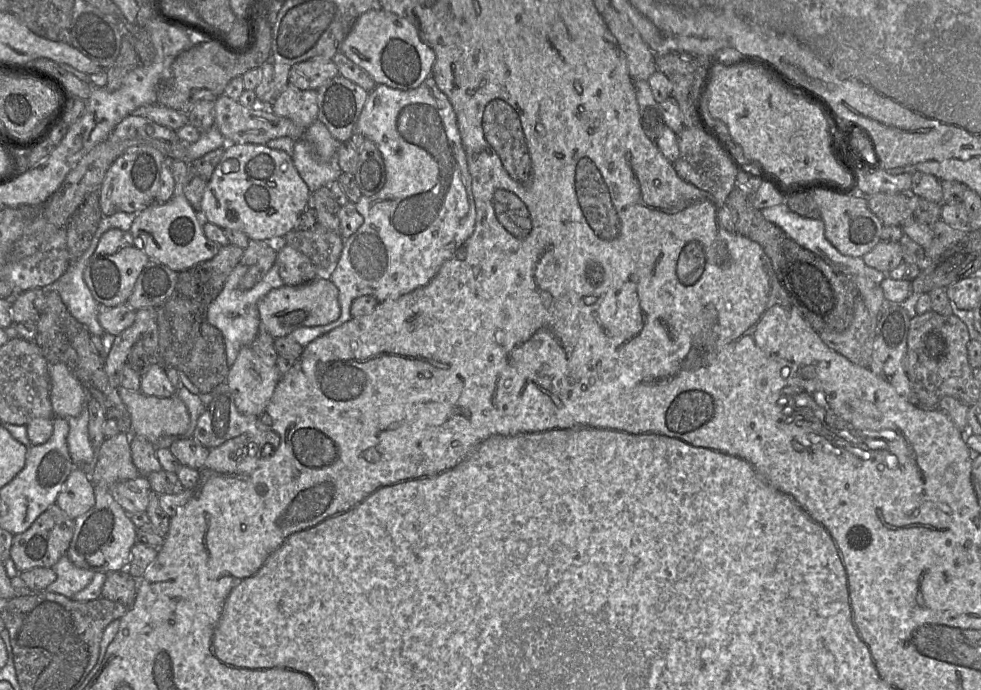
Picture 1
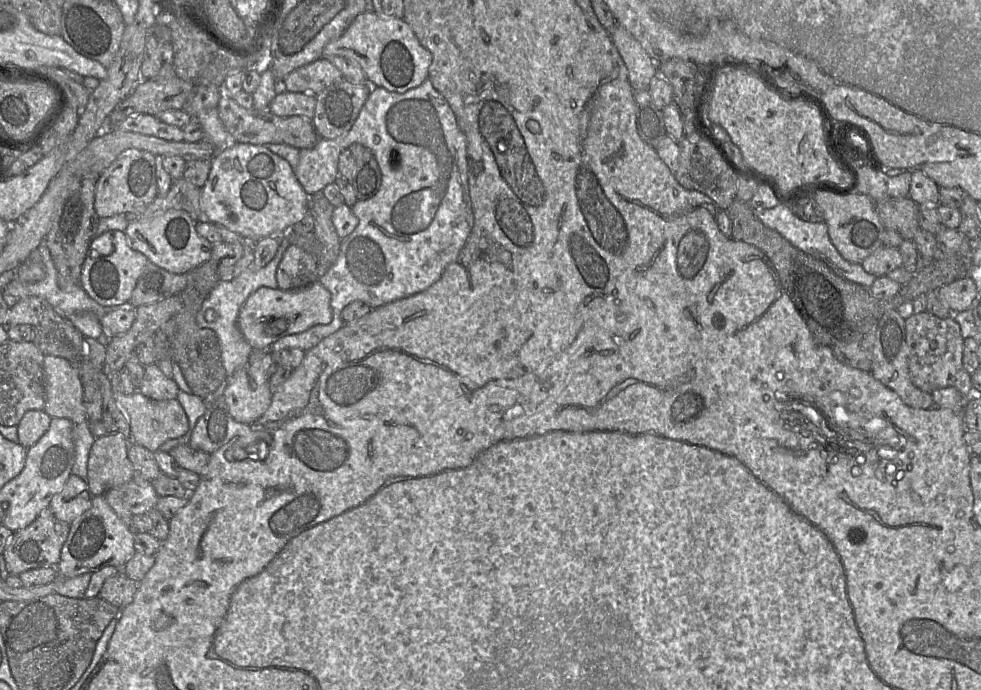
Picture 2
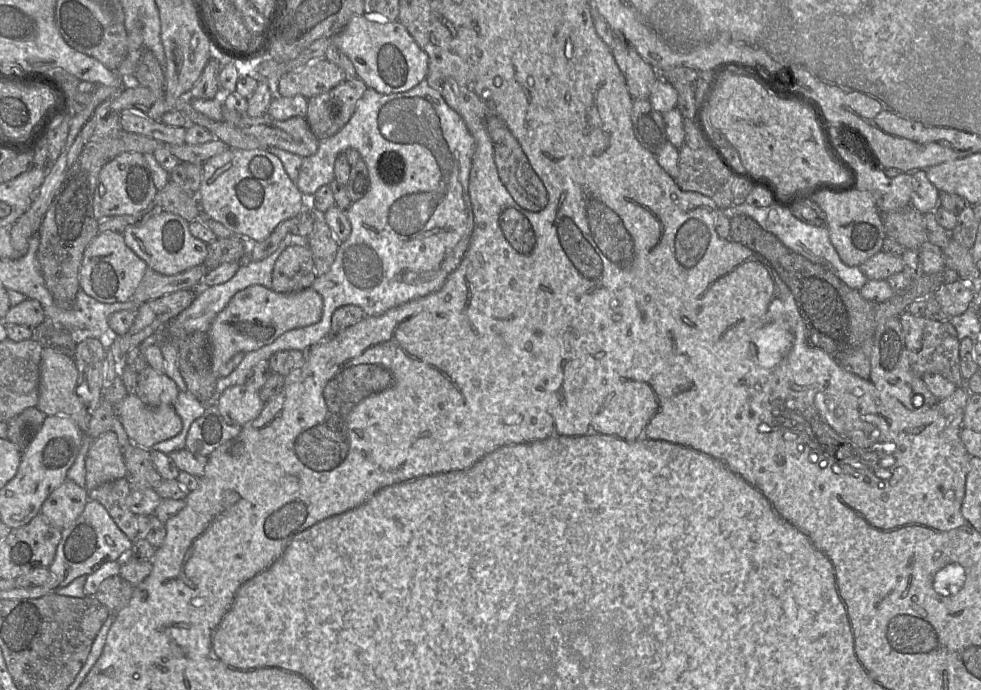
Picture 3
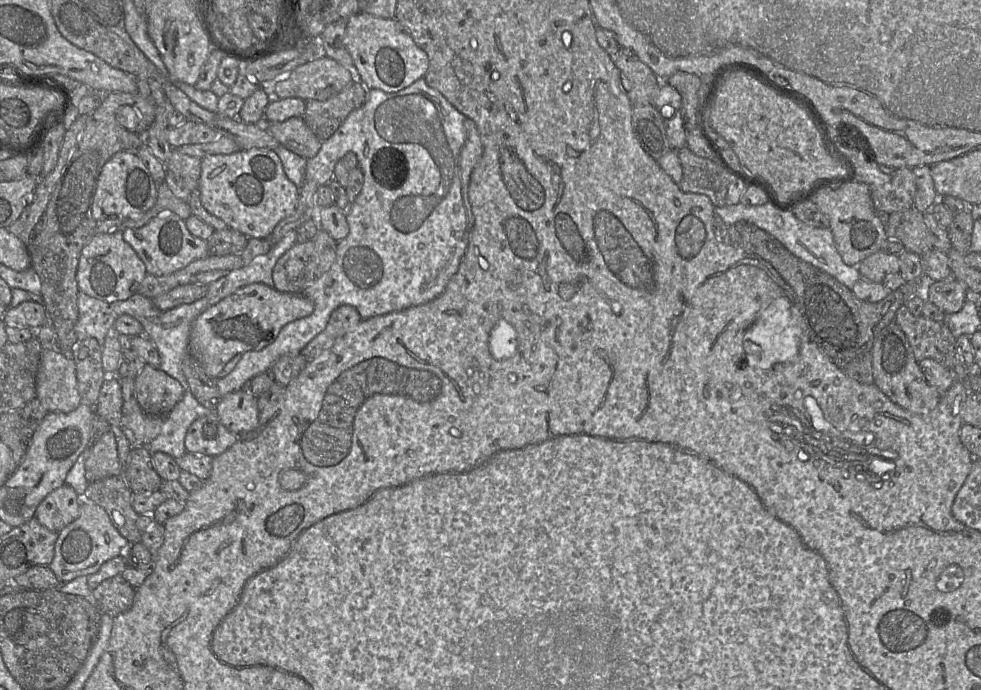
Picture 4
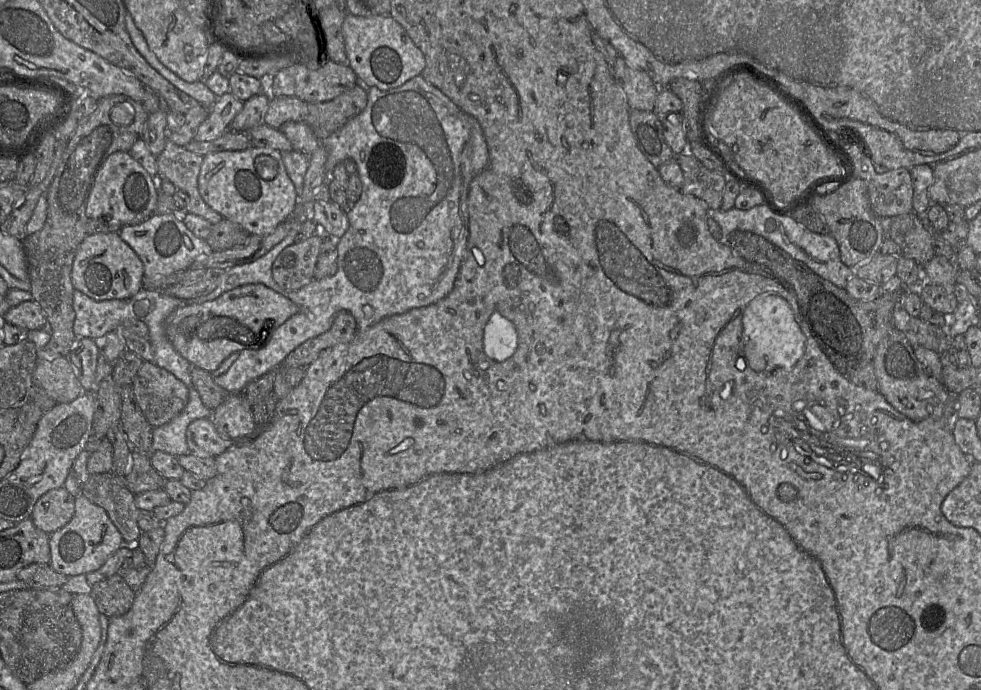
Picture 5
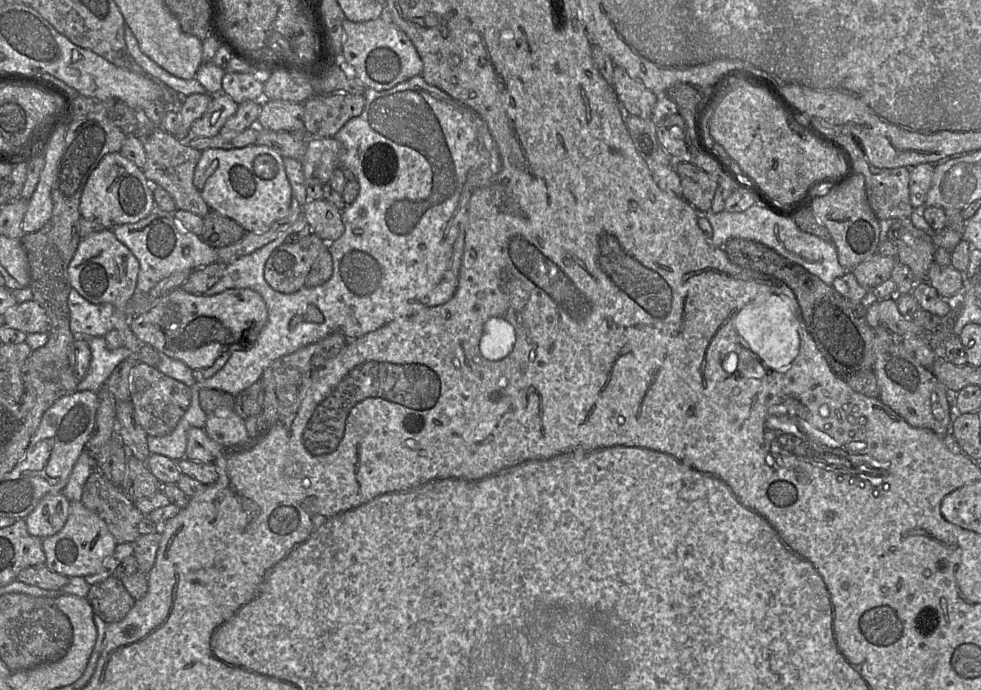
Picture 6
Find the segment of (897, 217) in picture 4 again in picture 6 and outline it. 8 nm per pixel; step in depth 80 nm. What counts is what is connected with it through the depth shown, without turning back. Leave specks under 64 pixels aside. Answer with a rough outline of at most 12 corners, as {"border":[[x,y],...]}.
{"border":[[896,218],[887,238],[896,259],[925,281],[936,247],[910,218]]}

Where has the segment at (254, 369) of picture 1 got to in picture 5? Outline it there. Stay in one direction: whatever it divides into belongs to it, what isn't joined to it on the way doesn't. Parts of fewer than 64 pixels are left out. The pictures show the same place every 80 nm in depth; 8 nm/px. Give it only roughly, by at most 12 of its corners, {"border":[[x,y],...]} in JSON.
{"border":[[239,393],[212,412],[218,433],[229,440],[256,429],[252,406]]}

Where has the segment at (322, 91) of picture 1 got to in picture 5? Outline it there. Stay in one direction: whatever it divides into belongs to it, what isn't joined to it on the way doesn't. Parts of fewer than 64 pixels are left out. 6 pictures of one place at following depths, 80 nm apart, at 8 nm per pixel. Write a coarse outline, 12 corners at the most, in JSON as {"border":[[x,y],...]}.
{"border":[[358,84],[336,98],[308,103],[305,123],[319,140],[367,105]]}

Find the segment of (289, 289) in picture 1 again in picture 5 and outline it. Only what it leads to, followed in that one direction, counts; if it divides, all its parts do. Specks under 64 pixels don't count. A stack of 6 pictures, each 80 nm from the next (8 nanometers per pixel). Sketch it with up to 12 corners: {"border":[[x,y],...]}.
{"border":[[263,284],[187,304],[167,338],[212,373],[261,348],[298,306]]}

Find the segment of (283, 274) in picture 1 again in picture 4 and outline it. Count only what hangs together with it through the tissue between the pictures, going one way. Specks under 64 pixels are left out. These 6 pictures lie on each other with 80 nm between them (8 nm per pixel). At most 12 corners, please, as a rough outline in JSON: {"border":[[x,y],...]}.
{"border":[[314,241],[275,263],[274,288],[302,293],[316,279]]}

